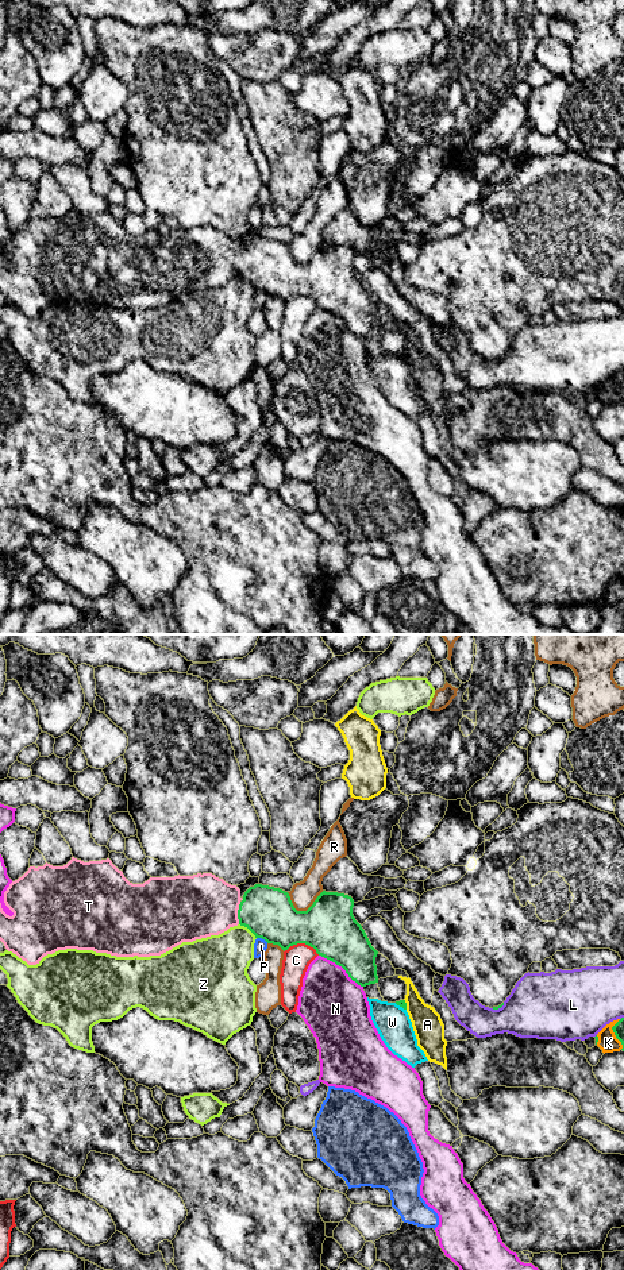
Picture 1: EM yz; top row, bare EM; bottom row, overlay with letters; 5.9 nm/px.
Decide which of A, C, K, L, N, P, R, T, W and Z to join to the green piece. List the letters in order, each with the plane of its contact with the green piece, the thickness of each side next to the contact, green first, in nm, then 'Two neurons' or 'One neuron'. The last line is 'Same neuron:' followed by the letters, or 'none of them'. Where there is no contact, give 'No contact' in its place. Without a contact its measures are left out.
A: Touches green in yz. Thickness 50 nm (green) against 180 nm. Two neurons
C: Touches green in yz. Thickness 320 nm (green) against 160 nm. Two neurons
K: Touches green in yz. Thickness 70 nm (green) against 120 nm. Two neurons
L: Touches green in yz. Thickness 20 nm (green) against 380 nm. Two neurons
N: Touches green in yz. Thickness 320 nm (green) against 400 nm. Two neurons
P: Touches green in yz. Thickness 300 nm (green) against 80 nm. Two neurons
R: Touches green in yz. Thickness 320 nm (green) against 150 nm. Two neurons
T: Touches green in yz. Thickness 300 nm (green) against 380 nm. One neuron
W: Touches green in yz. Thickness 50 nm (green) against 200 nm. Two neurons
Z: Touches green in yz. Thickness 300 nm (green) against 320 nm. Two neurons
Same neuron: T

